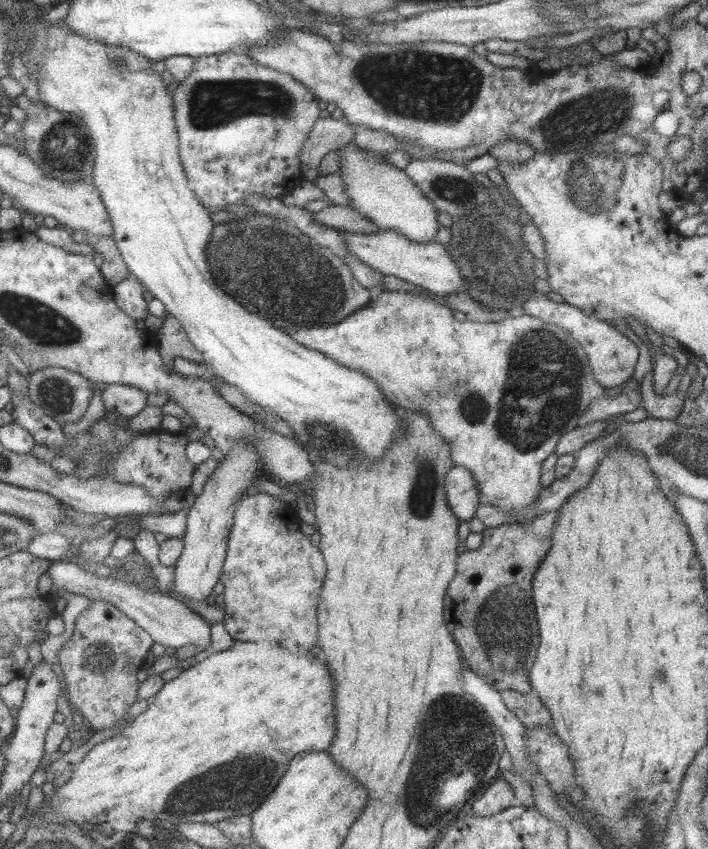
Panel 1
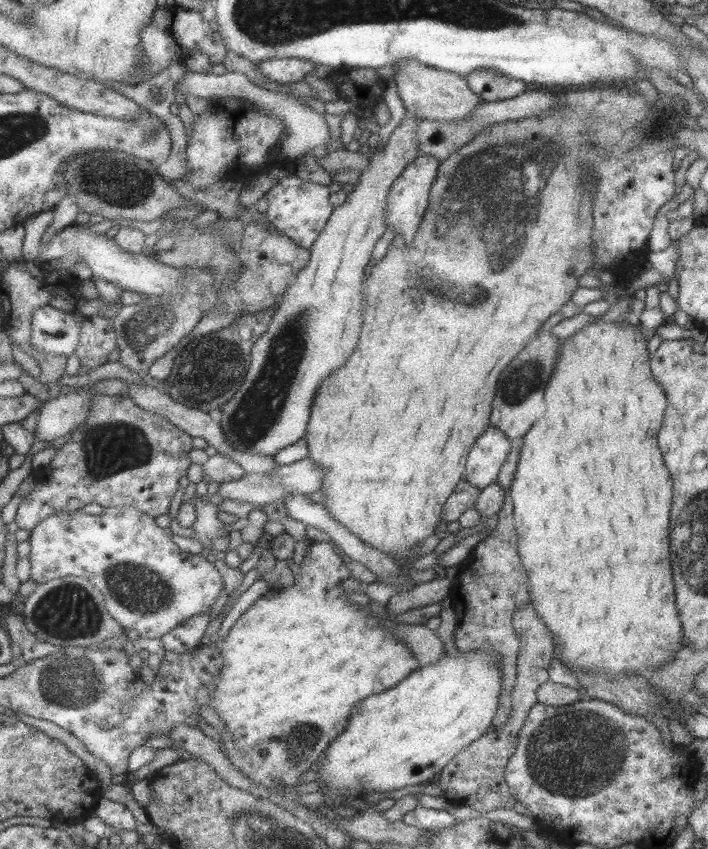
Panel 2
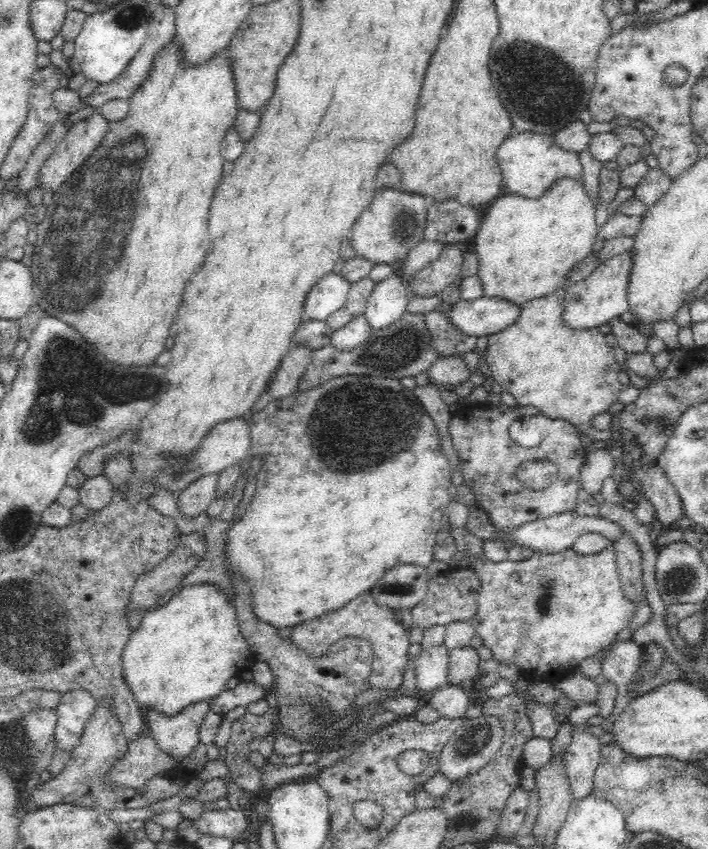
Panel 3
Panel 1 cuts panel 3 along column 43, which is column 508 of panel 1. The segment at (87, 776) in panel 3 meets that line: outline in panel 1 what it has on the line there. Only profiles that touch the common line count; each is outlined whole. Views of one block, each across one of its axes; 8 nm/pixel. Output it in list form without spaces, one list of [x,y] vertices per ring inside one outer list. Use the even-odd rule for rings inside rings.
[[[503,778],[492,781],[484,790],[473,798],[471,814],[475,816],[489,816],[515,803],[513,790]]]

